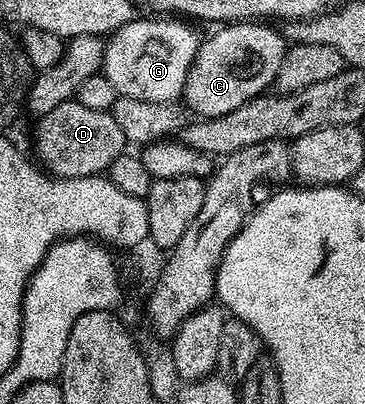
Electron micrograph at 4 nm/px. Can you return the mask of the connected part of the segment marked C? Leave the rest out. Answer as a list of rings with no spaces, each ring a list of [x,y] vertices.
[[[256,19],[224,23],[213,28],[216,30],[201,40],[198,55],[194,55],[194,63],[190,67],[190,75],[186,75],[186,87],[182,94],[183,104],[191,112],[193,109],[197,118],[218,118],[228,115],[232,111],[237,111],[248,100],[254,100],[273,88],[285,56],[286,38],[279,28],[271,29],[268,25],[271,24],[261,23]]]

